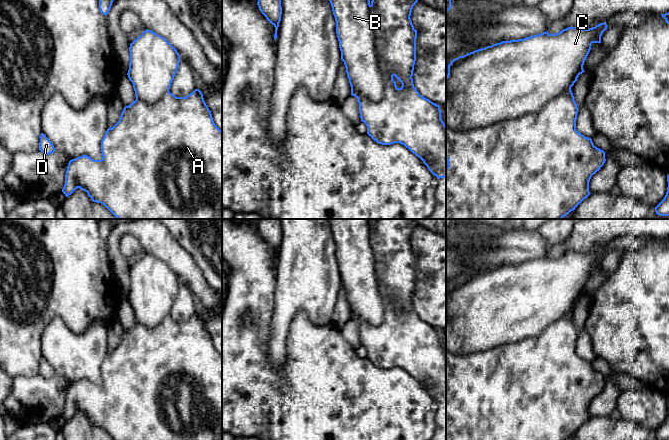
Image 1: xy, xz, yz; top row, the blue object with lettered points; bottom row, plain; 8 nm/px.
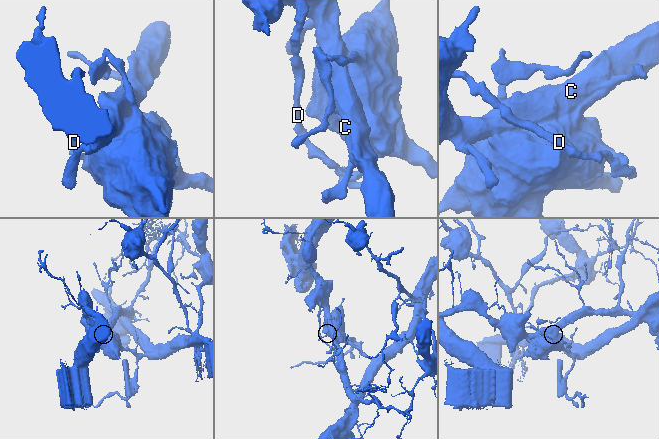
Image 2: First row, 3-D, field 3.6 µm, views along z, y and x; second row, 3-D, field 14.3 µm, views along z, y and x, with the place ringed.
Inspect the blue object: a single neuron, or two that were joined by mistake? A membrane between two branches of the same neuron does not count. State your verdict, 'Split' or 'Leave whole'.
Split

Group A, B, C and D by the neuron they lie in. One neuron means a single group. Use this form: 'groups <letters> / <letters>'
groups A / B C D

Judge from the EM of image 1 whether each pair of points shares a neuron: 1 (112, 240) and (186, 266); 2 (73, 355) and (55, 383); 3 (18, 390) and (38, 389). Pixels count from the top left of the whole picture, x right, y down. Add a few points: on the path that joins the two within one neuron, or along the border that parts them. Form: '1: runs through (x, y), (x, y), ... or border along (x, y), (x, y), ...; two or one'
1: runs through (130, 229), (148, 231), (168, 250); one
2: border along (55, 373), (63, 376), (70, 383); two
3: runs through (23, 390), (33, 390); one

